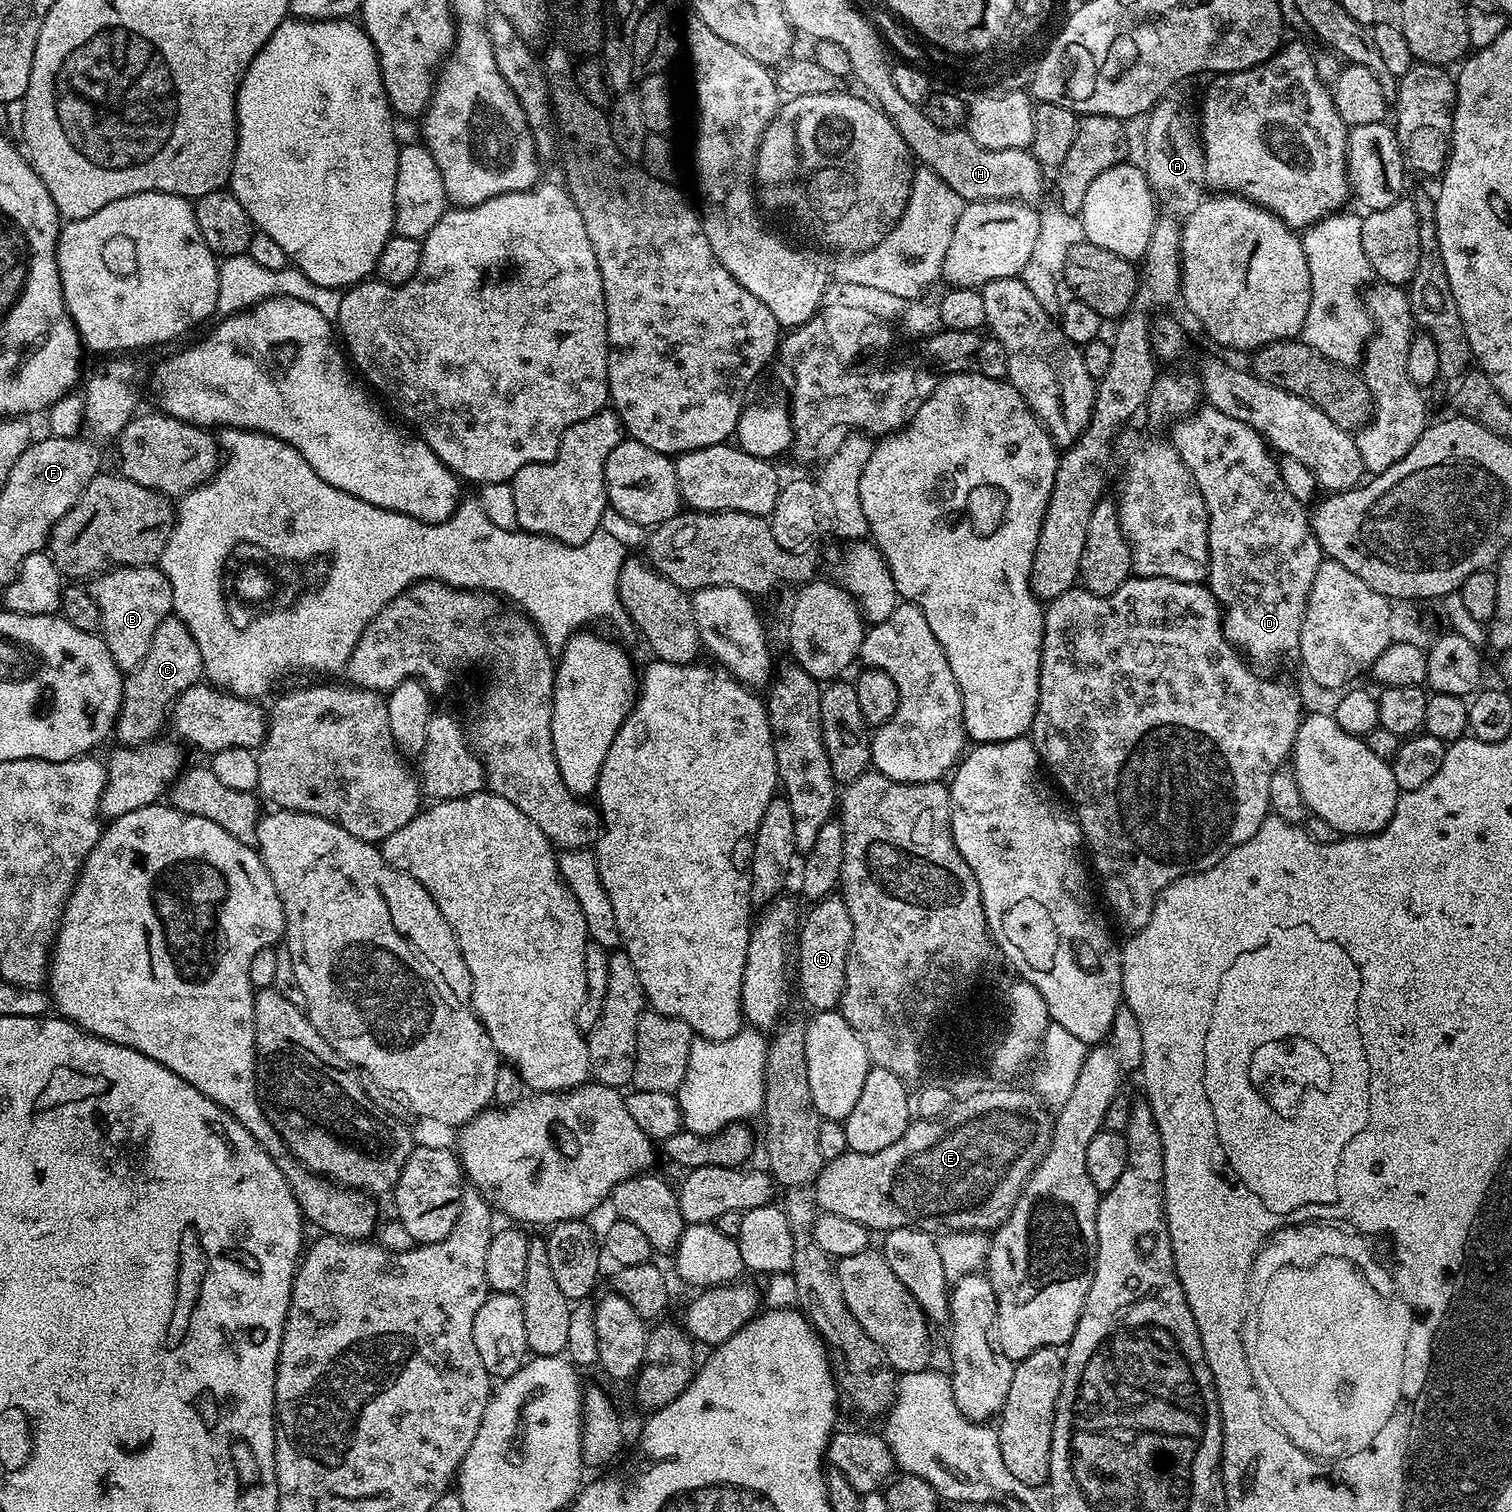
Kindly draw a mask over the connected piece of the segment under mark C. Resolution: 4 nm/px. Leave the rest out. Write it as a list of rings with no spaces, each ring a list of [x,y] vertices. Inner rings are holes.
[[[175,614],[168,615],[154,631],[153,641],[142,662],[124,676],[124,697],[116,716],[115,739],[120,739],[119,743],[126,748],[153,743],[161,735],[160,727],[163,724],[165,727],[174,701],[203,676],[202,654],[198,654],[194,634],[190,634]]]

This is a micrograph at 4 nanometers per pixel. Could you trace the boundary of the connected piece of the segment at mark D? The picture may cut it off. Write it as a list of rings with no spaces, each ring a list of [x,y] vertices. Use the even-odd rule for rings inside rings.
[[[1204,406],[1173,428],[1176,429],[1170,443],[1192,471],[1208,511],[1206,587],[1221,606],[1224,636],[1249,664],[1257,669],[1268,668],[1275,660],[1300,651],[1304,611],[1310,598],[1310,586],[1314,586],[1314,574],[1318,574],[1322,559],[1320,543],[1312,532],[1309,509],[1286,490],[1273,449],[1264,437],[1246,426],[1246,422],[1238,422],[1238,418],[1222,414],[1222,410]]]

